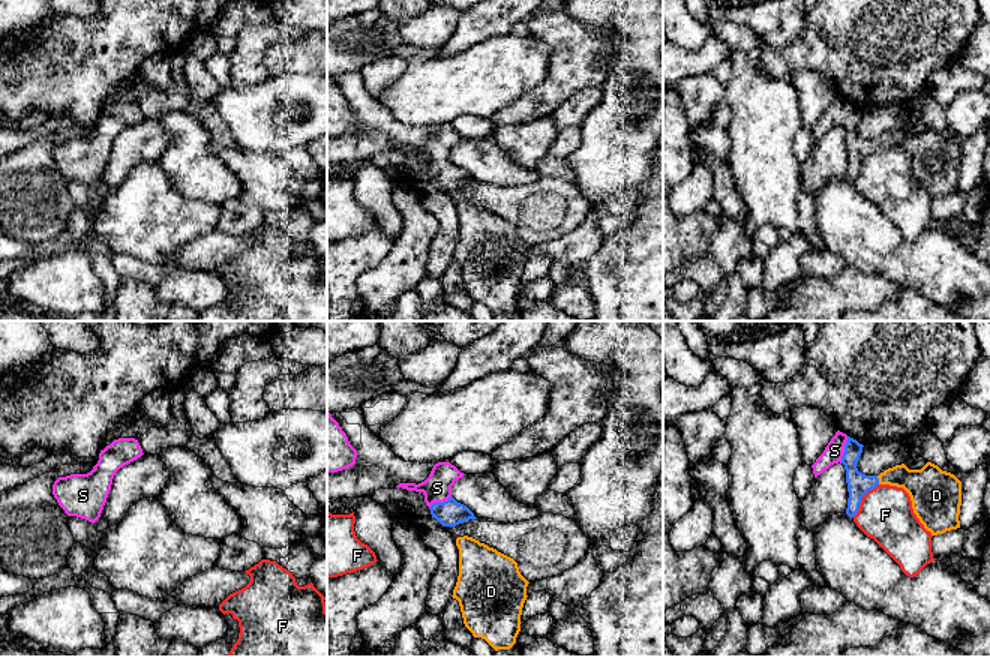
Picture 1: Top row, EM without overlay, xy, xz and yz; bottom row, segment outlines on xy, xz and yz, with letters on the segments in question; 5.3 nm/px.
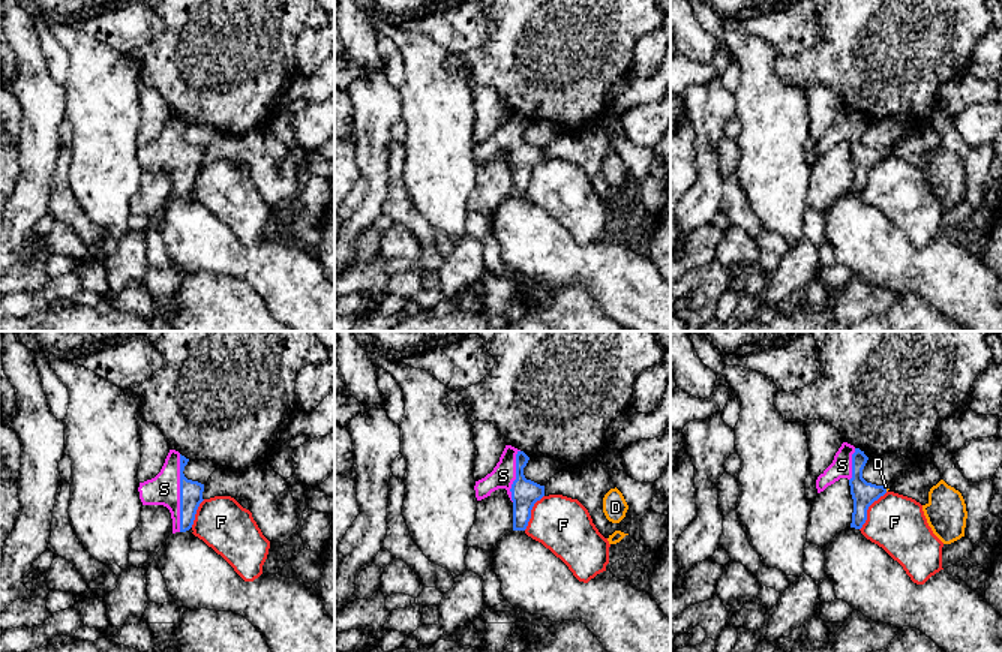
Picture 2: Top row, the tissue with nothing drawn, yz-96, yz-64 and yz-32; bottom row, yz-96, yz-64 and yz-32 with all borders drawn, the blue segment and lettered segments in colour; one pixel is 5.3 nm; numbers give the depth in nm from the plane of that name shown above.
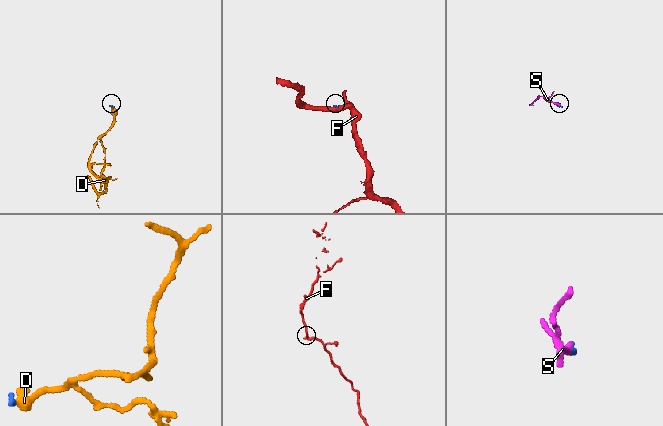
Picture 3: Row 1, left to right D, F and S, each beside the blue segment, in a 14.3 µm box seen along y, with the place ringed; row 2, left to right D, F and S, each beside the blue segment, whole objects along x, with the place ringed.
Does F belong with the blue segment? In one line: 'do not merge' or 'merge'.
do not merge

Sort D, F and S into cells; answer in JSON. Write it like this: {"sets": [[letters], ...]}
{"sets": [["D", "S"], ["F"]]}

